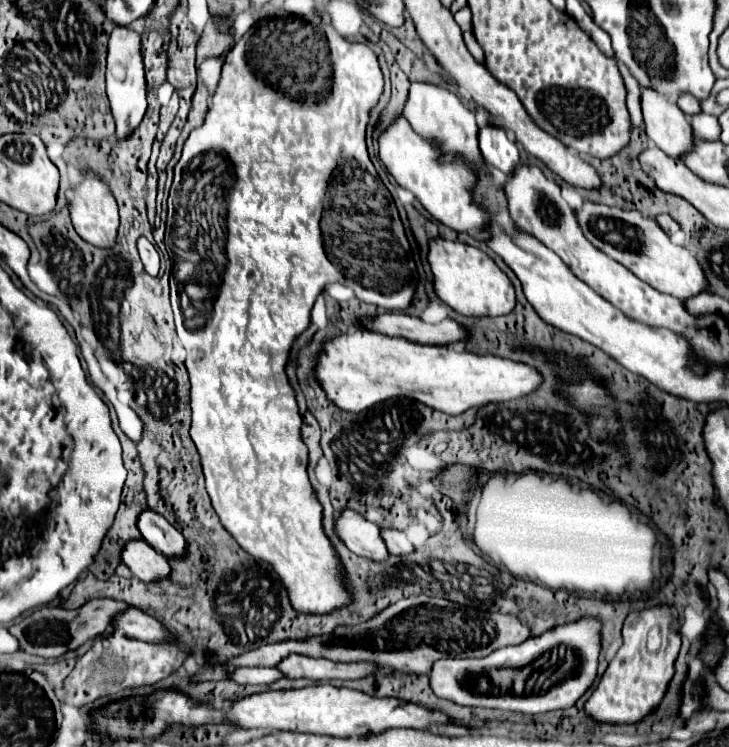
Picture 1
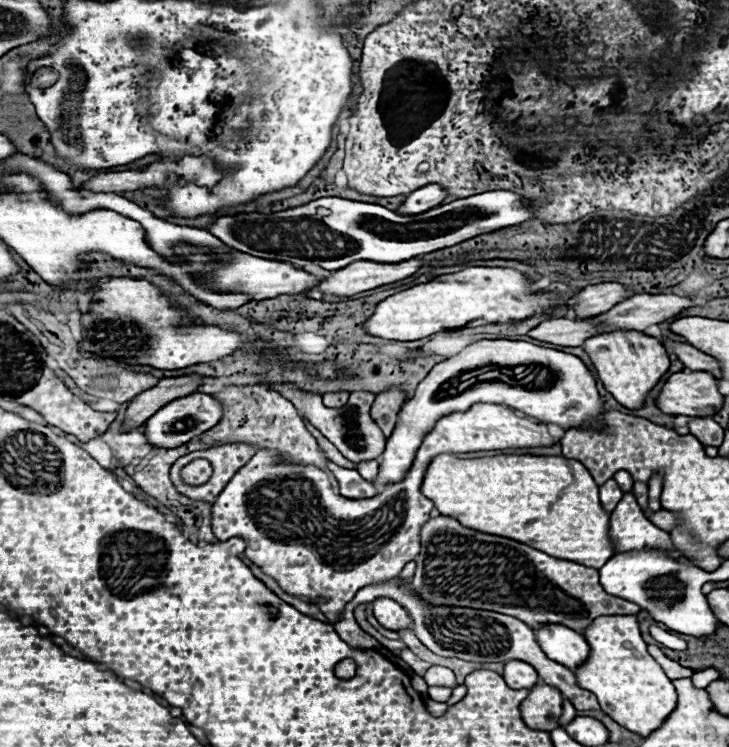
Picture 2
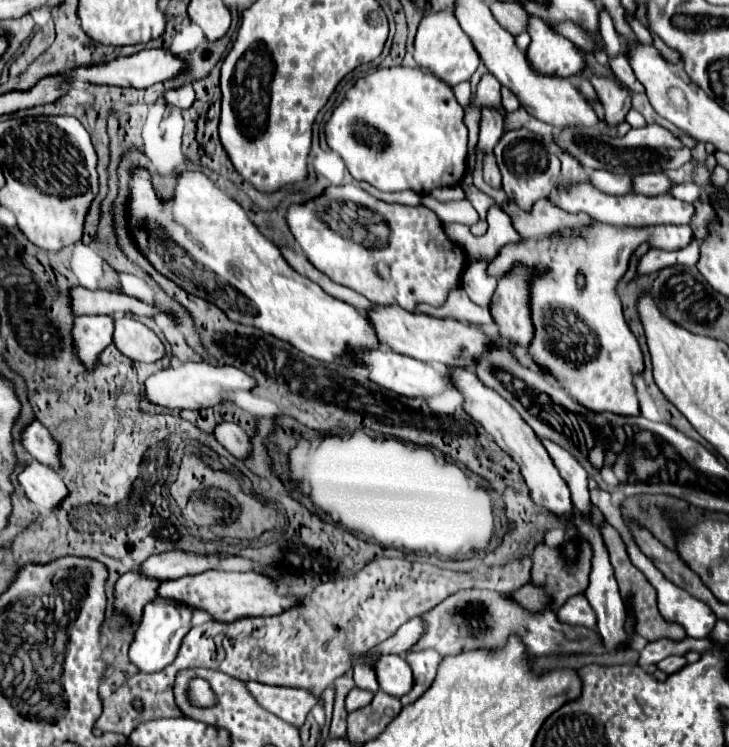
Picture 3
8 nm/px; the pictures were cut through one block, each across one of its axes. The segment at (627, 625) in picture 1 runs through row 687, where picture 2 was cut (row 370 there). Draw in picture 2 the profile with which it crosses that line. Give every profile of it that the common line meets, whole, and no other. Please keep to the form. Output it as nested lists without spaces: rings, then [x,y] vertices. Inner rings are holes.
[[[612,330],[612,332],[602,332],[598,336],[592,336],[584,342],[584,350],[592,358],[592,364],[596,366],[598,378],[602,380],[604,388],[624,408],[630,410],[638,410],[644,406],[646,396],[662,380],[662,376],[668,372],[670,366],[668,354],[660,344],[660,340],[634,330]]]

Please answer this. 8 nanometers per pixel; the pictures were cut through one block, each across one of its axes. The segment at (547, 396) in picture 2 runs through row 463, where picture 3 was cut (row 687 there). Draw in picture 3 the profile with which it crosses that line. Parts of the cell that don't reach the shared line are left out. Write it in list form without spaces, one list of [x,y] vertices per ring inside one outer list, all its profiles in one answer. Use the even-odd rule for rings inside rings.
[[[396,654],[382,656],[376,666],[376,674],[378,674],[380,688],[390,696],[400,698],[412,690],[414,674],[408,660],[402,656]]]

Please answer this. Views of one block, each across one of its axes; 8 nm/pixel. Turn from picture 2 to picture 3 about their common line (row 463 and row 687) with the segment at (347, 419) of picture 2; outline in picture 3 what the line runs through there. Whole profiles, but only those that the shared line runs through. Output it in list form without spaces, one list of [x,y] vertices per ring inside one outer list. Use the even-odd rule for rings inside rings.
[[[354,686],[354,688],[348,692],[348,696],[346,696],[346,710],[350,710],[350,712],[352,712],[352,710],[358,710],[358,708],[370,704],[372,698],[374,698],[374,694],[372,694],[370,690],[362,690],[362,688]]]

